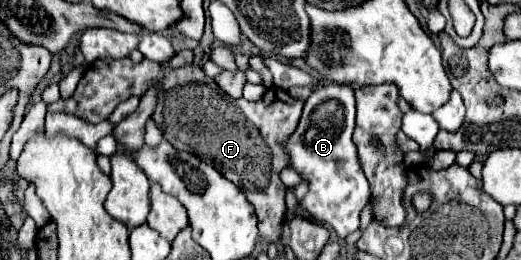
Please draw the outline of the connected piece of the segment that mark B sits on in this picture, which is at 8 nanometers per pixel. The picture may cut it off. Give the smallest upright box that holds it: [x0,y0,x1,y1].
[286,84,370,240]

